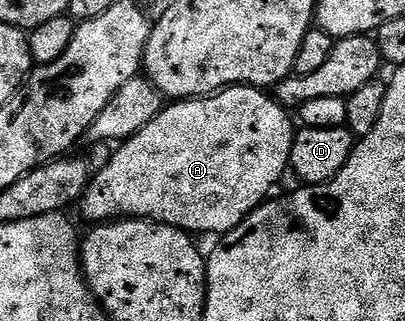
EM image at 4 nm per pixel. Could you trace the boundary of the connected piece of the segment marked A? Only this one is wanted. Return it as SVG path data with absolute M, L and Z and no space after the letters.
M246 85L226 87L224 91L202 99L185 99L172 102L170 105L164 106L163 112L157 117L153 117L153 121L149 121L149 125L145 125L145 129L141 129L132 139L122 140L112 150L116 151L112 153L111 160L100 171L96 170L94 172L87 191L83 194L81 200L83 215L88 219L88 224L91 225L110 223L121 219L145 219L152 223L164 223L170 227L176 227L178 231L188 233L200 231L203 235L222 237L228 231L232 231L237 225L241 225L241 221L245 221L245 217L249 217L251 211L256 211L264 203L268 202L273 195L271 190L282 181L283 174L288 174L291 165L291 150L293 149L297 127L293 119L293 124L291 124L291 119L287 115L290 115L288 108L281 106L266 90Z

